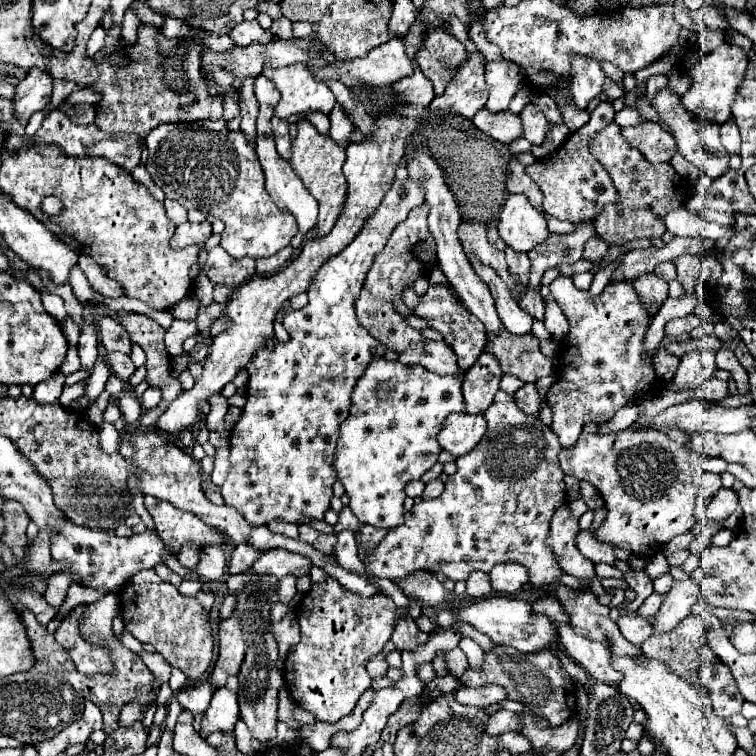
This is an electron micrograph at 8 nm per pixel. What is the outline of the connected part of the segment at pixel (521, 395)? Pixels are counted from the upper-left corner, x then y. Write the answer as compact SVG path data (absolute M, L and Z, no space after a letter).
M525 382L517 392L515 392L515 402L519 404L519 408L523 412L531 412L531 414L537 414L539 412L539 406L541 406L541 396L535 388L533 382Z

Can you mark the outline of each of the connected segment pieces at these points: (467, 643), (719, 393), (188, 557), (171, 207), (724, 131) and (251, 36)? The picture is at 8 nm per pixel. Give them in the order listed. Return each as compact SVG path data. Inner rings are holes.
M463 638L459 642L459 648L467 654L467 660L469 660L471 666L481 666L481 662L483 662L483 650L481 650L481 646L475 640Z
M711 378L701 388L691 390L691 398L699 398L699 400L721 400L725 396L729 396L729 388L727 382L719 378Z
M185 544L177 556L177 560L185 566L185 568L195 568L199 564L199 556L201 556L201 548L197 548L197 544Z
M165 198L165 210L167 210L167 218L169 218L175 226L187 222L187 210L185 210L179 202Z
M727 120L727 122L723 122L719 128L721 128L721 144L723 144L723 148L725 148L729 154L739 152L741 140L739 140L739 128L737 128L735 120Z
M243 20L243 22L235 24L229 30L229 34L231 34L231 40L235 42L235 46L249 46L253 42L271 42L271 40L275 40L275 36L269 30L263 30L257 20Z

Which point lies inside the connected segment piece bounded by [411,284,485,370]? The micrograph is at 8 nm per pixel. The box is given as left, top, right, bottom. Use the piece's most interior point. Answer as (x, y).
(438, 305)

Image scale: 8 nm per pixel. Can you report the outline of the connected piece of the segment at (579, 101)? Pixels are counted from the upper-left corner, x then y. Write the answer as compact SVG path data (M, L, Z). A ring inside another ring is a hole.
M575 60L571 76L571 94L575 104L585 110L587 104L603 94L605 74L595 60Z

